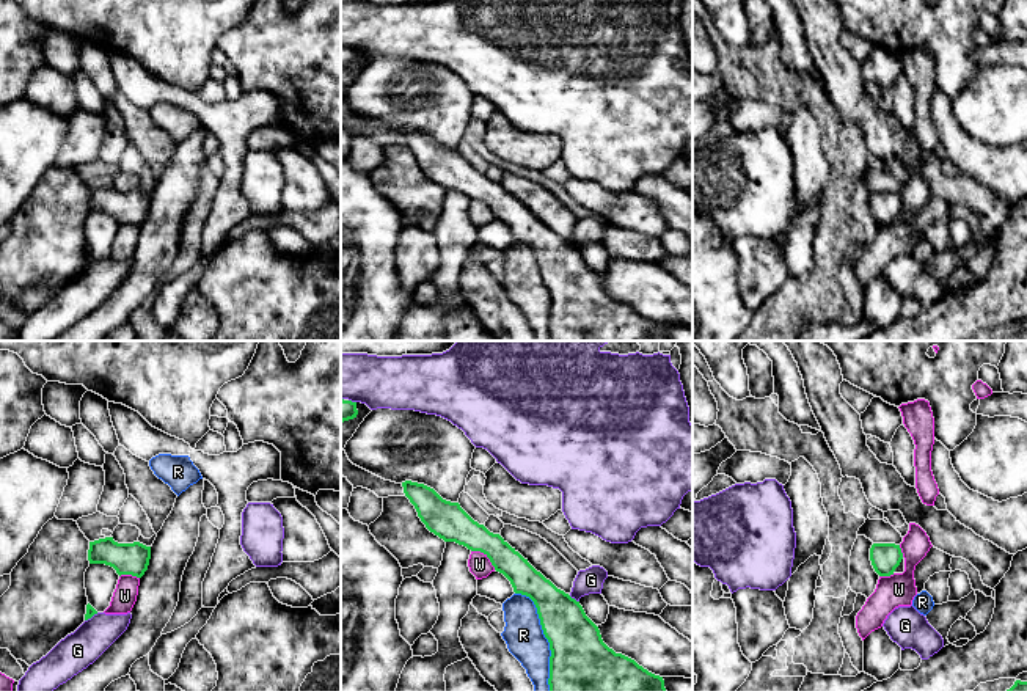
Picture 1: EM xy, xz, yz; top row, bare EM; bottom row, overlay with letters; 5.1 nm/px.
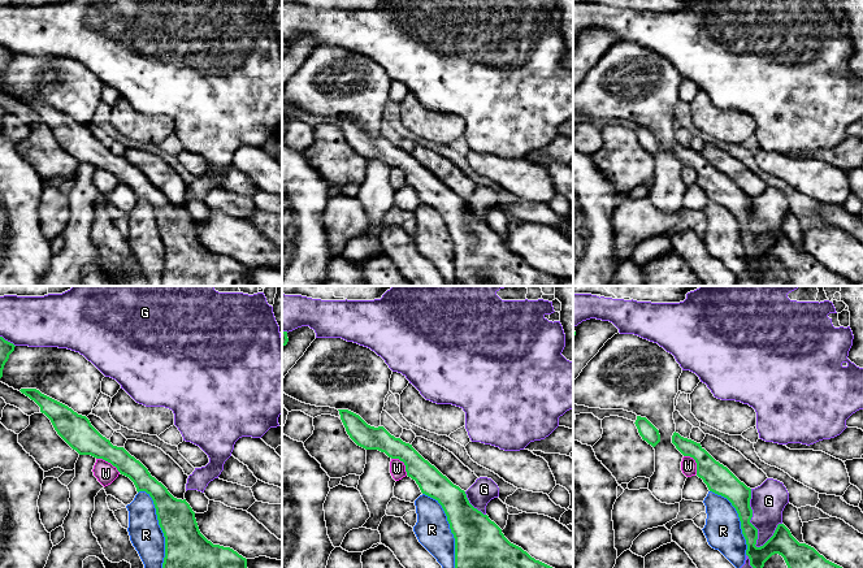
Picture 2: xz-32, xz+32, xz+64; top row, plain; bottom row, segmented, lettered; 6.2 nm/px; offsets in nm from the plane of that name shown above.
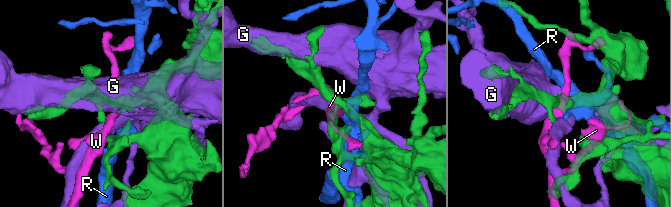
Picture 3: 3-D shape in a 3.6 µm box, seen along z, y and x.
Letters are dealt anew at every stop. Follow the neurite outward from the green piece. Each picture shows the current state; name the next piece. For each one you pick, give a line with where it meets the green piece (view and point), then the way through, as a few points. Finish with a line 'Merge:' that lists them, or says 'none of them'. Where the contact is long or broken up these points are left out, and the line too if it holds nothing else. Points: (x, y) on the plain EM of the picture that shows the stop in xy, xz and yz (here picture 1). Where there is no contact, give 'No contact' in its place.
Merge: none of them

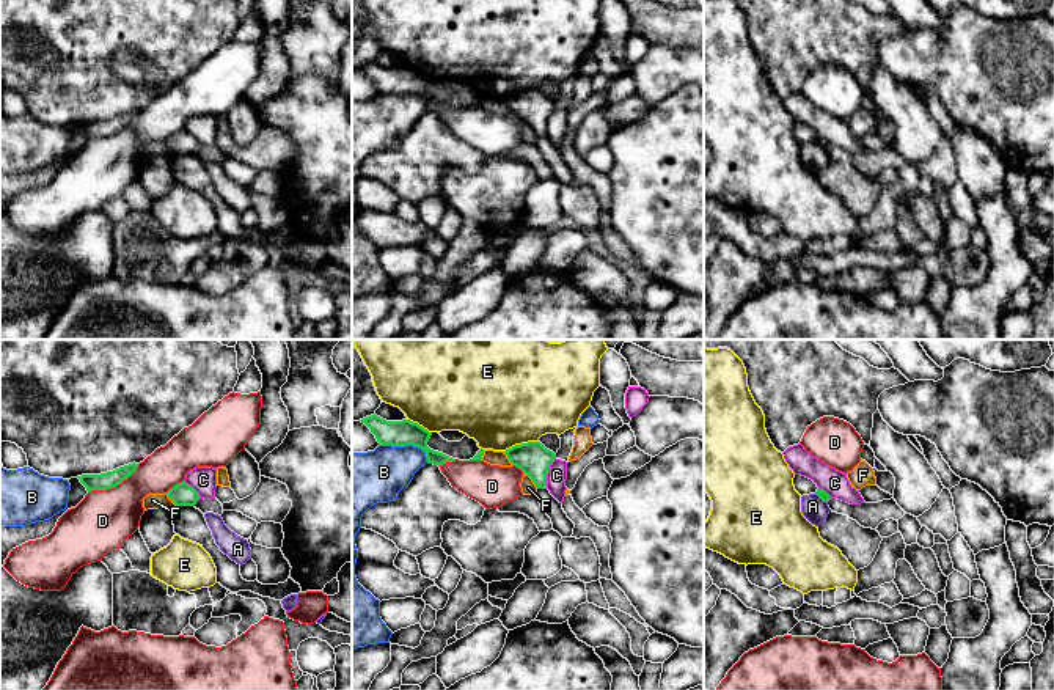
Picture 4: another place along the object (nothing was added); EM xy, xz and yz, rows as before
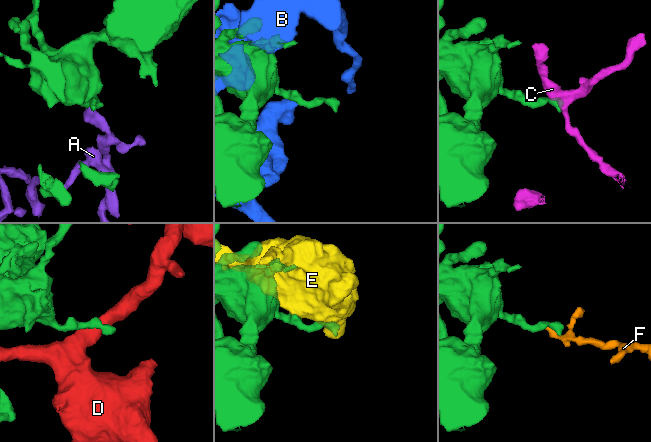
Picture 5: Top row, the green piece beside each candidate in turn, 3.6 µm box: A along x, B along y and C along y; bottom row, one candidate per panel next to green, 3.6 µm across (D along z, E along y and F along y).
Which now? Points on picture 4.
Merge: none of them

